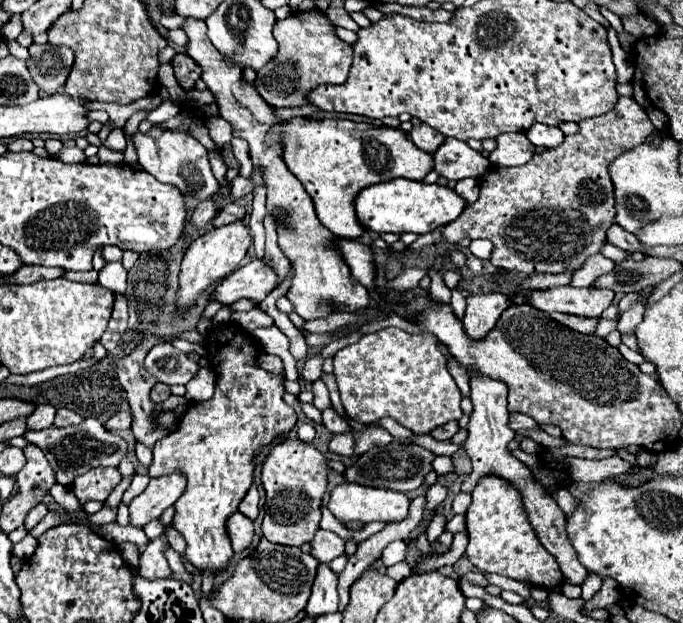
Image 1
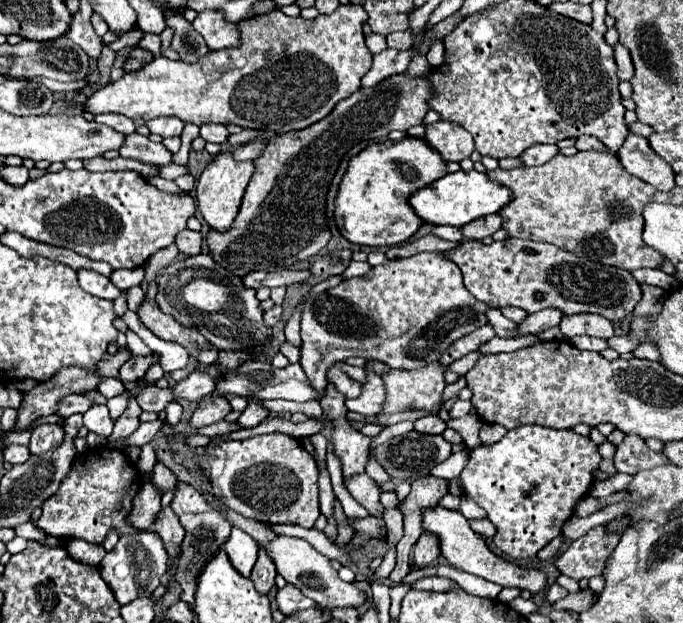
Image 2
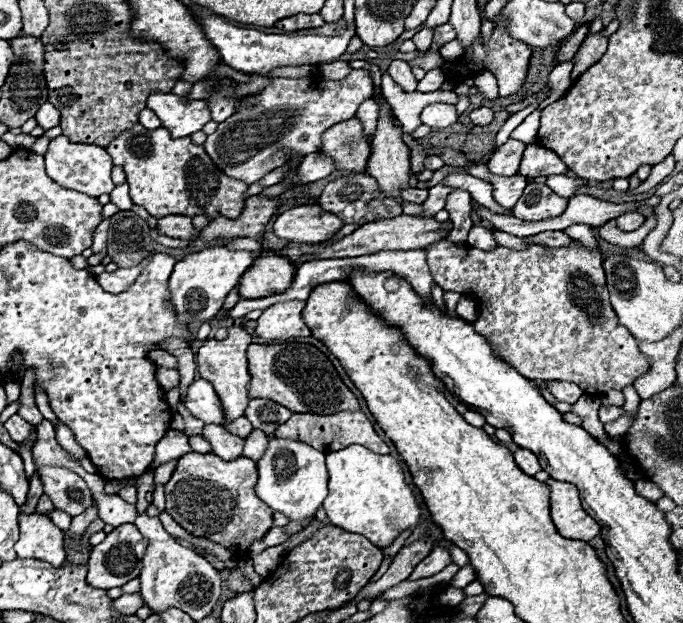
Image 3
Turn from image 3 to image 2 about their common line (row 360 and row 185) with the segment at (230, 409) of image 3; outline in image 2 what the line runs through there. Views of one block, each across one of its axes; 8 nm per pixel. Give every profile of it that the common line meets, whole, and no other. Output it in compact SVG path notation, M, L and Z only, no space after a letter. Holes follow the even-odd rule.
M218 152L216 158L206 166L206 170L202 172L198 184L196 184L196 198L198 198L198 208L204 216L204 220L216 228L218 232L224 232L230 228L230 224L234 222L238 208L242 204L242 196L244 190L250 182L254 174L254 164L250 160L238 162L232 158L232 152Z

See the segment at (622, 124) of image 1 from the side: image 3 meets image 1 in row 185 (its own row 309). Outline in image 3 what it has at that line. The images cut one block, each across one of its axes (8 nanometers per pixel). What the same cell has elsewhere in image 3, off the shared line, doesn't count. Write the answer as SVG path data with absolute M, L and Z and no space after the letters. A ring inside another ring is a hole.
M442 240L428 246L426 254L432 276L440 288L474 294L480 300L480 314L474 322L474 330L488 340L498 358L506 360L524 378L574 382L586 394L602 394L606 390L622 390L648 370L650 360L638 350L638 340L628 332L628 328L618 324L608 302L602 254L598 250L590 250L580 240L572 240L570 246L560 248L536 244L526 250L510 250L498 246L486 252L466 244L454 246Z

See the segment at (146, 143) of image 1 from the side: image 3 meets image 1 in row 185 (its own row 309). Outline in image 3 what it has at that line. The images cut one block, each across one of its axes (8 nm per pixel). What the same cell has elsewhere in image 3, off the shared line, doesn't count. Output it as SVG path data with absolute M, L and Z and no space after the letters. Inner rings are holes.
M212 246L176 262L170 276L172 278L170 304L178 316L178 322L186 324L188 328L190 324L198 328L208 318L214 318L220 312L226 294L236 288L238 278L252 264L252 258L254 258L252 252L246 252L246 250L228 250L228 248Z

